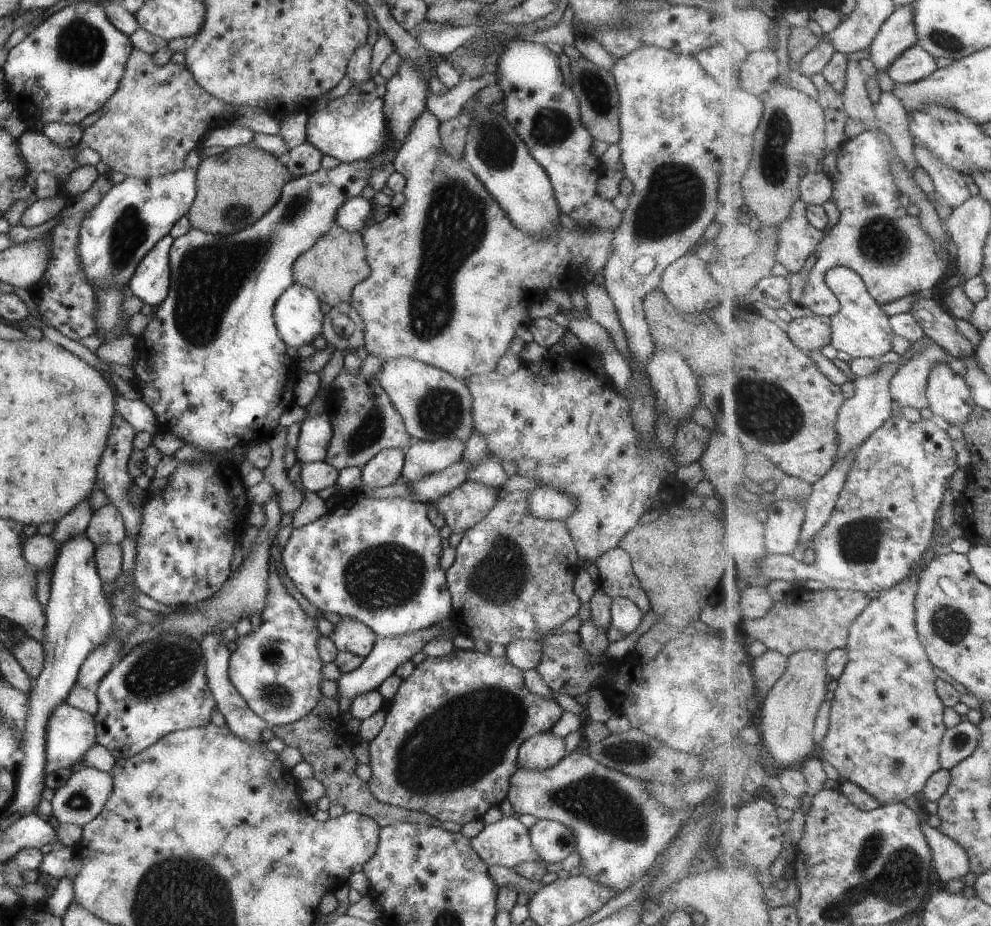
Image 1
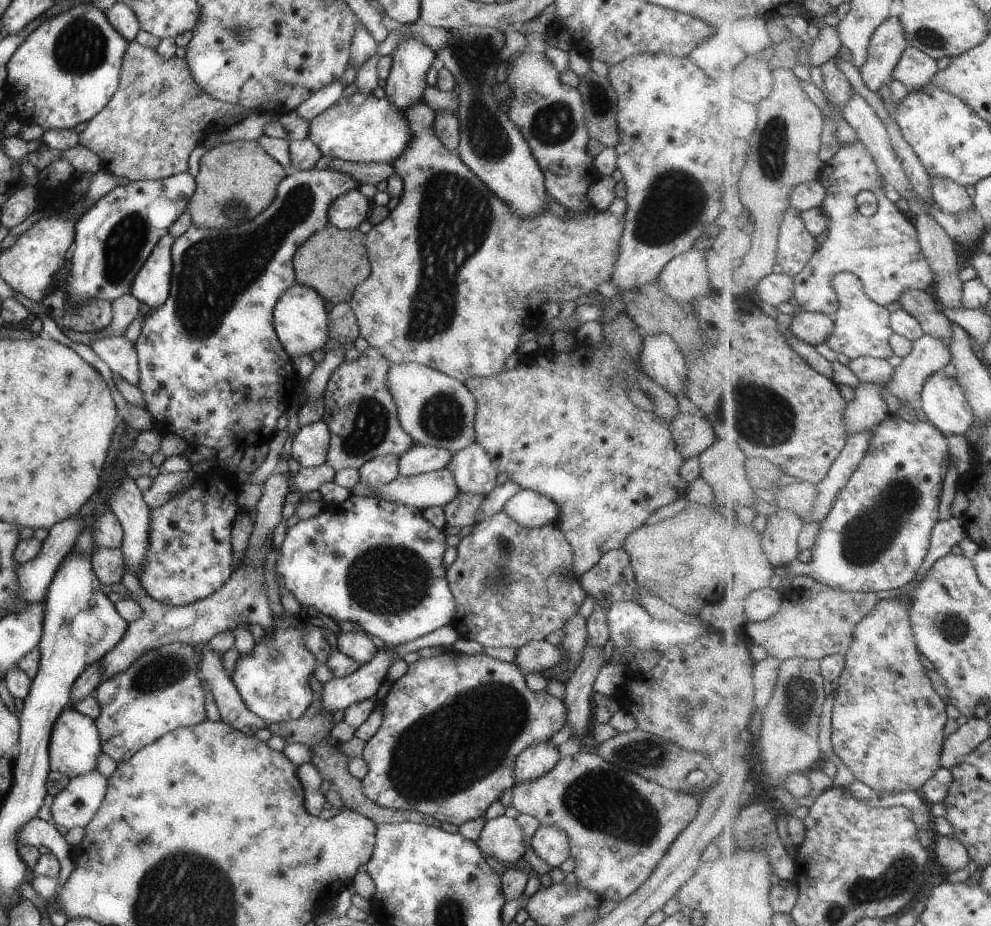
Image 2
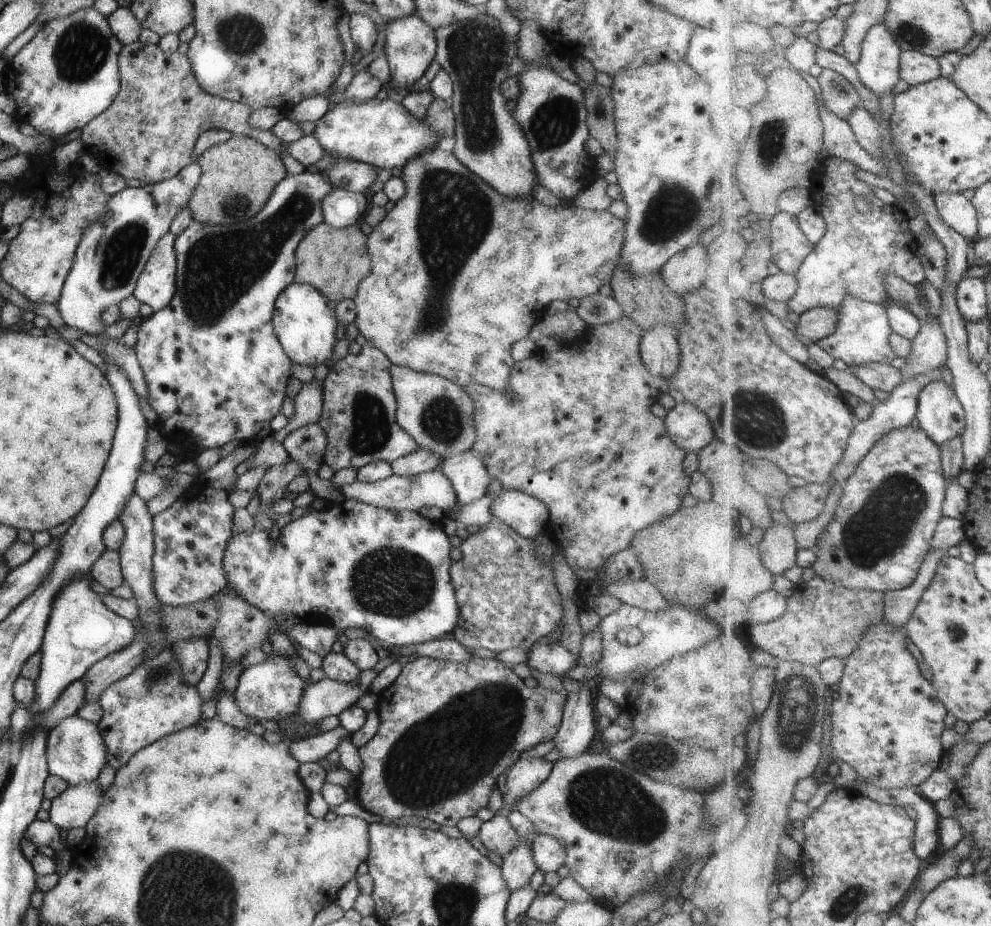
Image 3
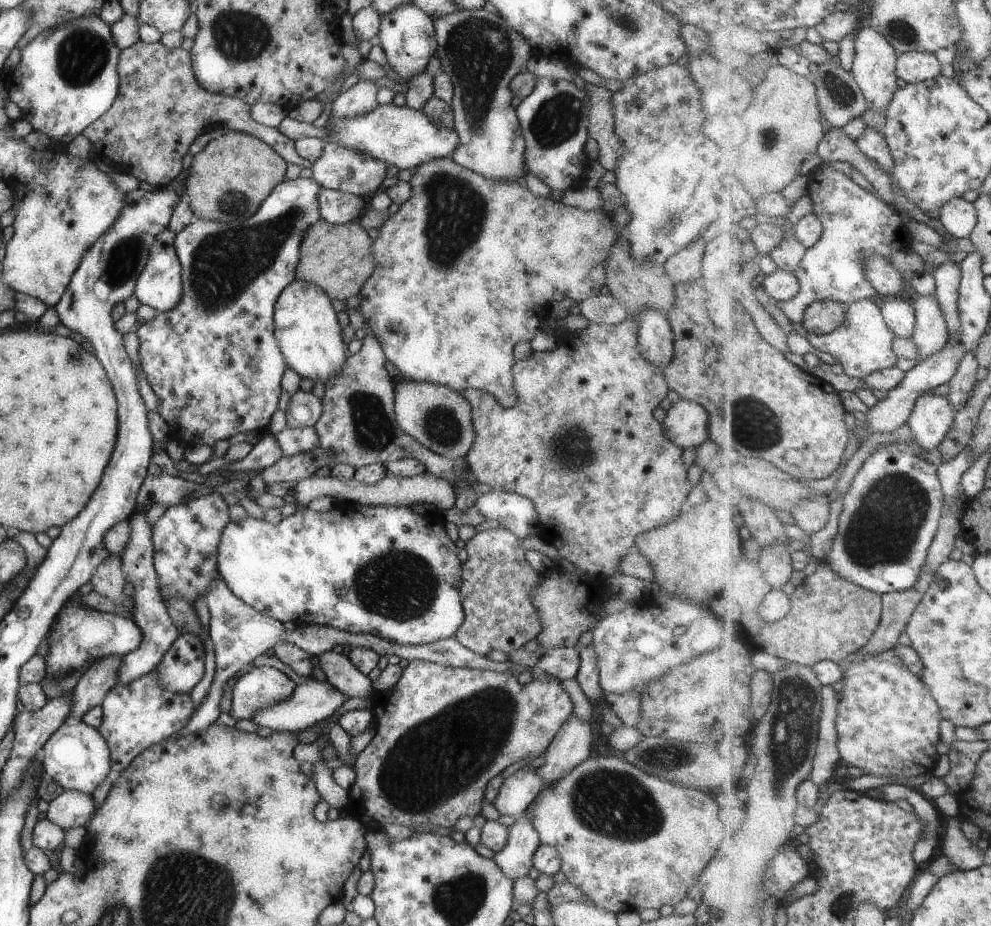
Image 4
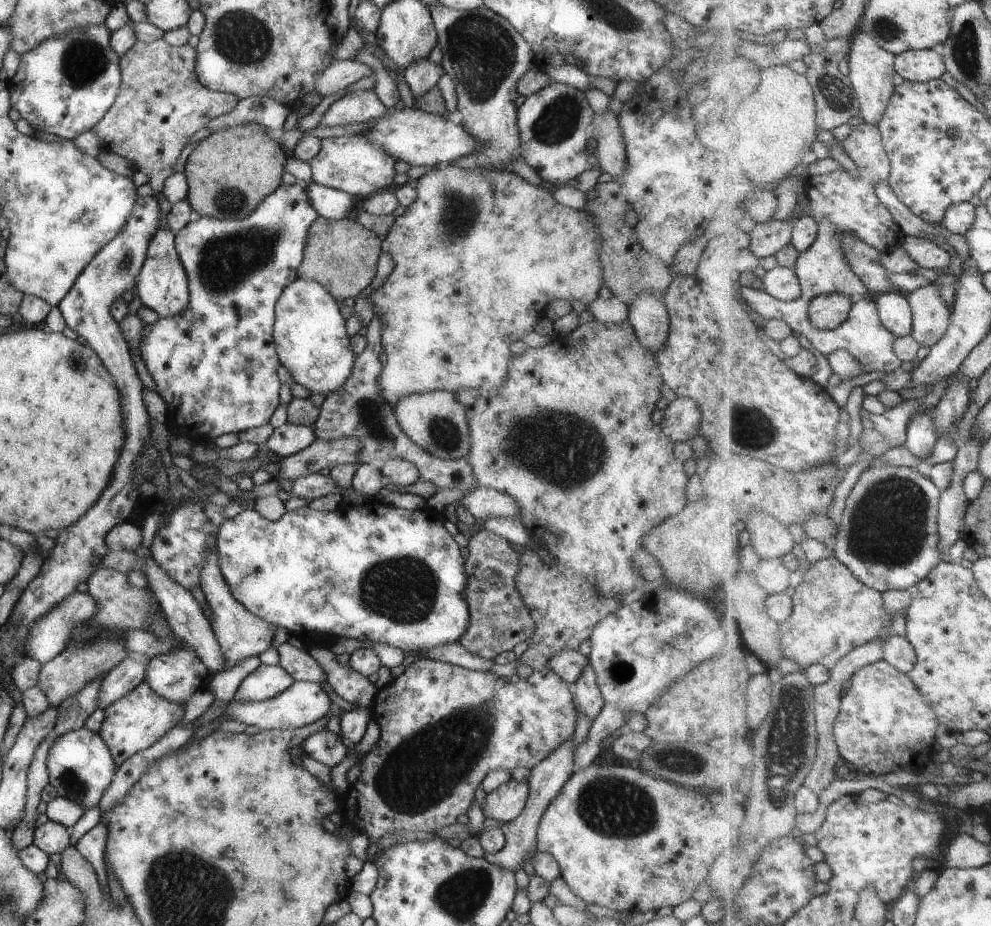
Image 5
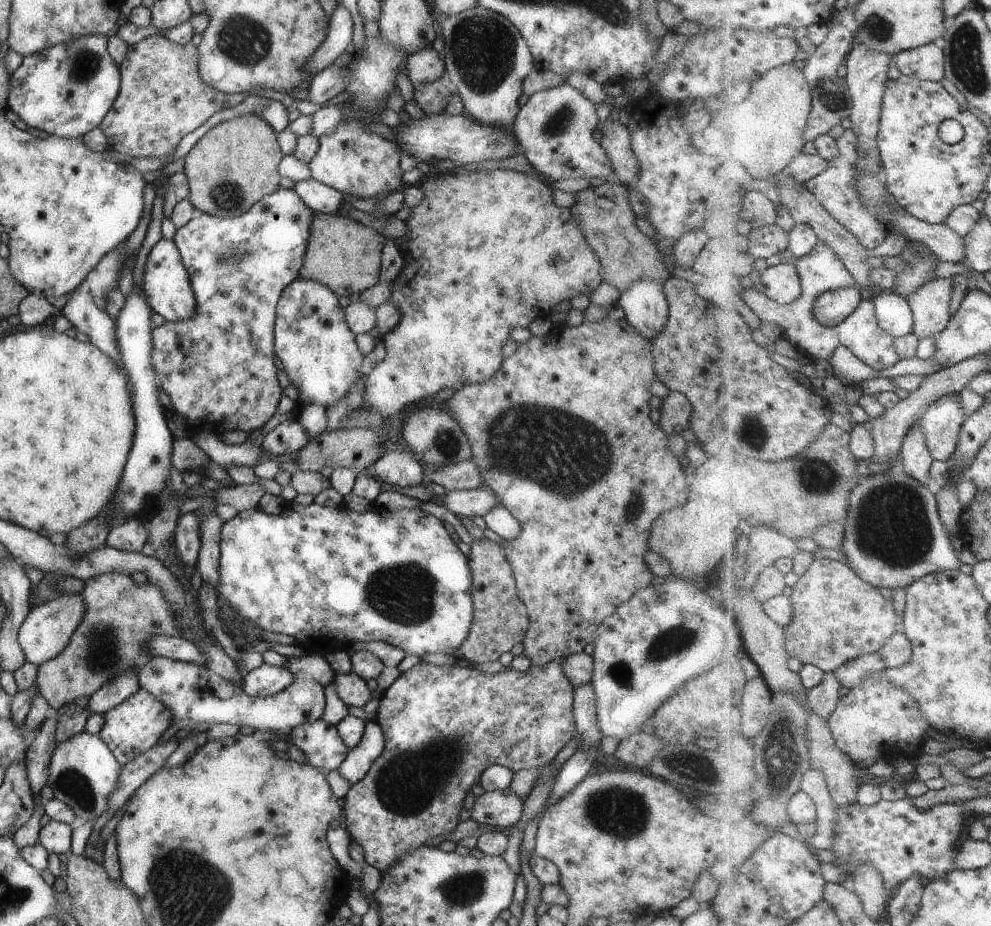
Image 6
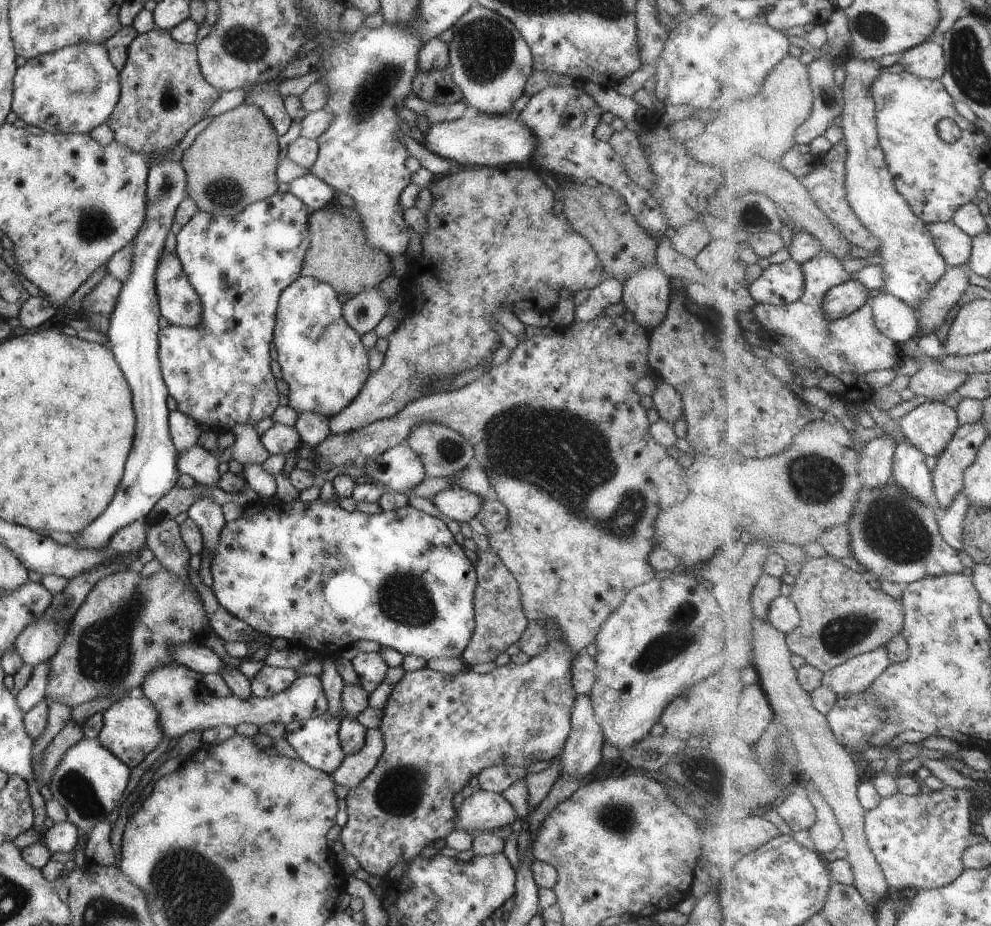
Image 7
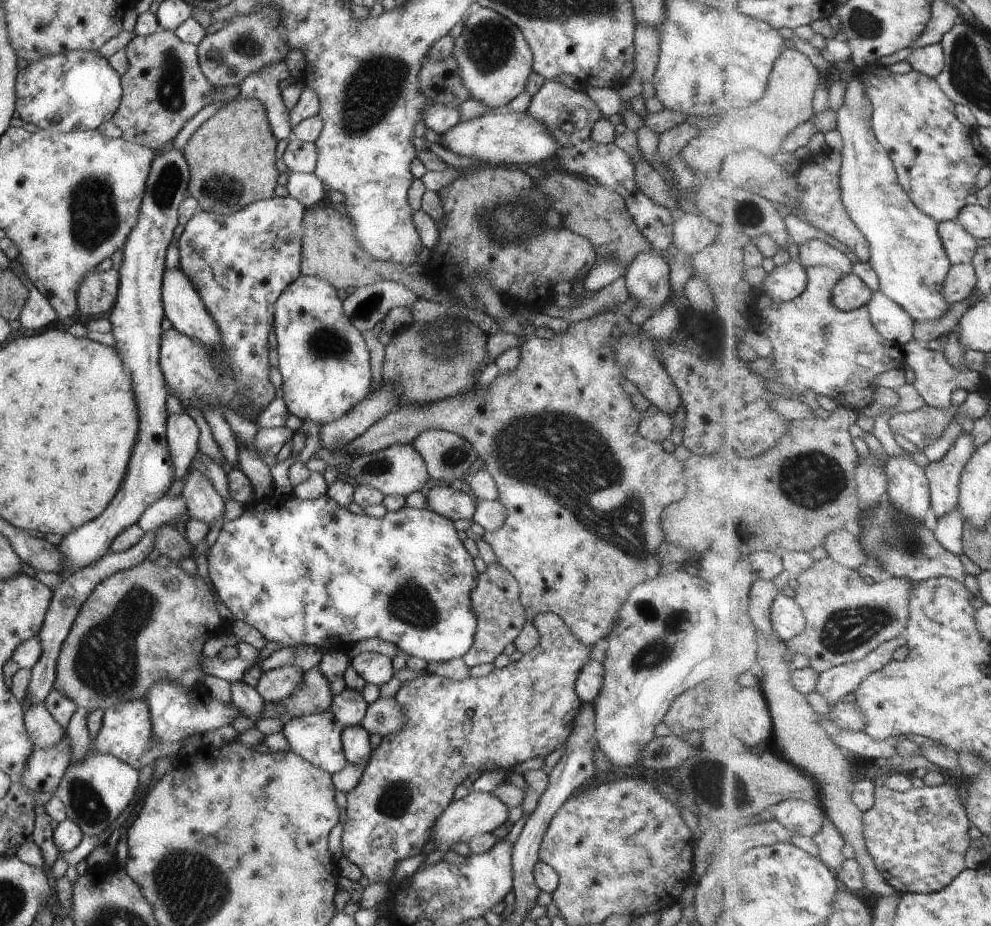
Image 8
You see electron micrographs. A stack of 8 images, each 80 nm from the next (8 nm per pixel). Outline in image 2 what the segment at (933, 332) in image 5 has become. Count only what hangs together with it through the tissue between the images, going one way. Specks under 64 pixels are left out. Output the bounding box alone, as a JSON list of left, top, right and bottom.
[887,334,952,407]

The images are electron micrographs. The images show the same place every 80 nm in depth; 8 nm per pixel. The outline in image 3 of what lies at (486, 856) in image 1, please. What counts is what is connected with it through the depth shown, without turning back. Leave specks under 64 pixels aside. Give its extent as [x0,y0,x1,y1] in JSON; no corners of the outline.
[478,816,518,857]

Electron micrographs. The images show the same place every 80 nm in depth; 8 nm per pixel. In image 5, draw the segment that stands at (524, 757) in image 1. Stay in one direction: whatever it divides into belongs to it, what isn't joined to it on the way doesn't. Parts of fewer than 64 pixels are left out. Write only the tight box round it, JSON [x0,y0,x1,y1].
[481,776,528,823]

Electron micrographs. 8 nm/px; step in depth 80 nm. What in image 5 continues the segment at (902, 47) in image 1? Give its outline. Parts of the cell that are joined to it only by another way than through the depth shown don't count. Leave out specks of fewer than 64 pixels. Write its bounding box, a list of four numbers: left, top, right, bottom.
[849,30,896,126]

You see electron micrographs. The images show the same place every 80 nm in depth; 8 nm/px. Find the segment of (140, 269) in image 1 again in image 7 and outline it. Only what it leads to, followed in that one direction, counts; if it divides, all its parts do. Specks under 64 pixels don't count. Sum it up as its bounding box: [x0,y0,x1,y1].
[154,248,201,327]

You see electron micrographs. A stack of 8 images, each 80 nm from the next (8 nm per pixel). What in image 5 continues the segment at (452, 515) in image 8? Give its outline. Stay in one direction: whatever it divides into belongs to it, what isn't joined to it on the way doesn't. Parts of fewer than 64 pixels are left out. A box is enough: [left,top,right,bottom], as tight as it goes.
[451,486,520,520]

